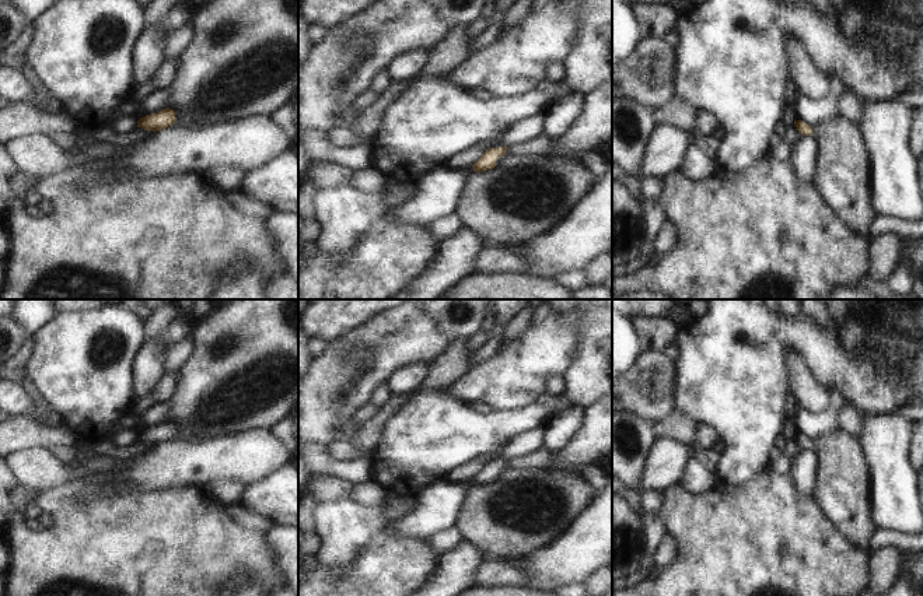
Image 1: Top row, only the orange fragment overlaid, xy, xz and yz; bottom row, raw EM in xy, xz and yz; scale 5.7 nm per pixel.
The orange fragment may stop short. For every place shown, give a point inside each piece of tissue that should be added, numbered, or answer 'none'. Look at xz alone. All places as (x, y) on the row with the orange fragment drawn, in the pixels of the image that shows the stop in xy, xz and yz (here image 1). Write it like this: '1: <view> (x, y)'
none

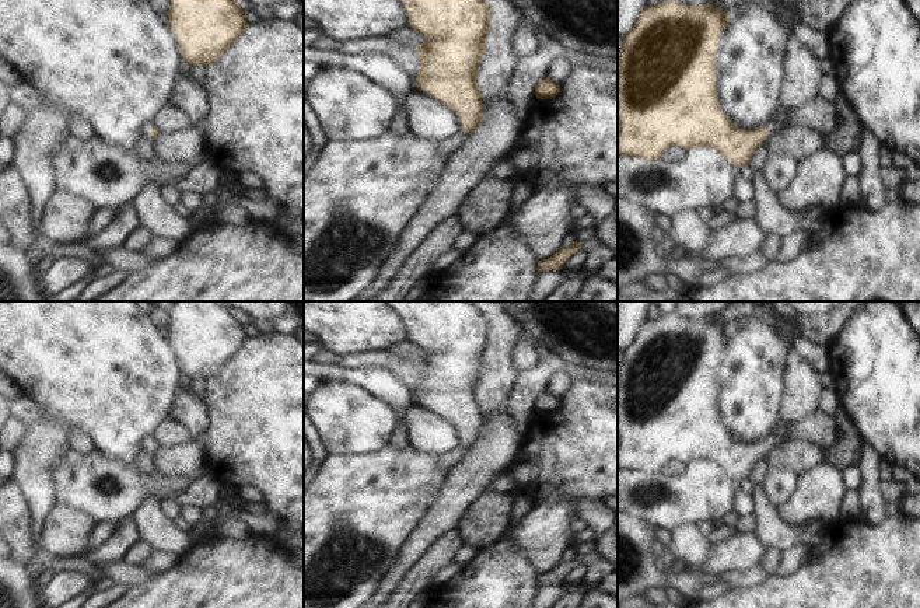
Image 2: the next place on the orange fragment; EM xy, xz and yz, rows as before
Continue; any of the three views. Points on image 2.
1: yz (776, 123)

